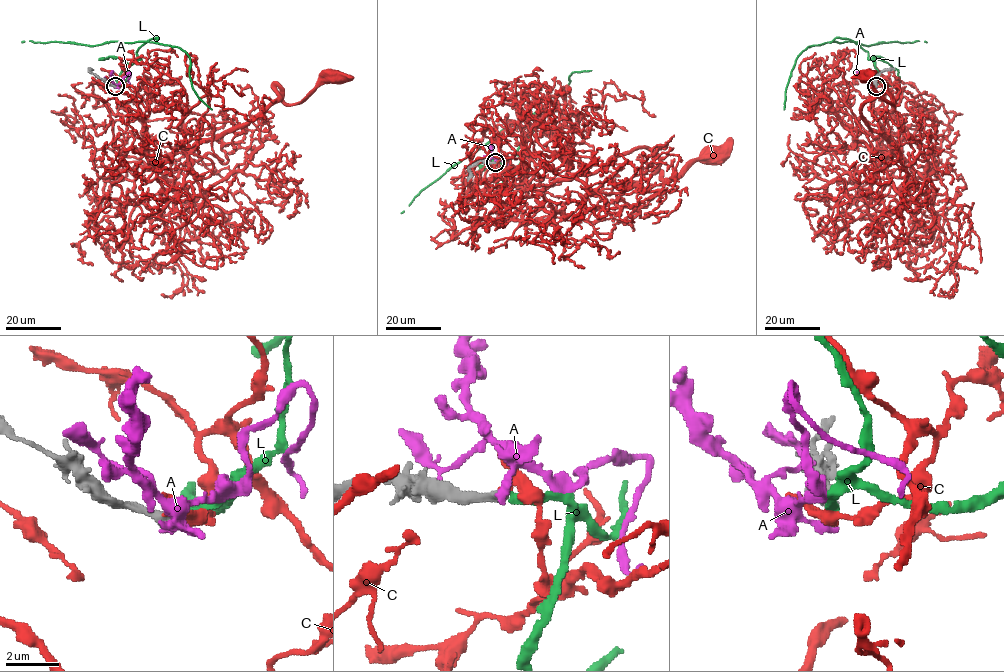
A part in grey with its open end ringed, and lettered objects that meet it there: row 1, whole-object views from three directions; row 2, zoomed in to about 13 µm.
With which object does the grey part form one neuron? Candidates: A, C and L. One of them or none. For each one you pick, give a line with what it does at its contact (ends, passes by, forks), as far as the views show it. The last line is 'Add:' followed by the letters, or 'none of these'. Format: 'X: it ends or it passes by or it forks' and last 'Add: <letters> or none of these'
L: it ends
Add: L

